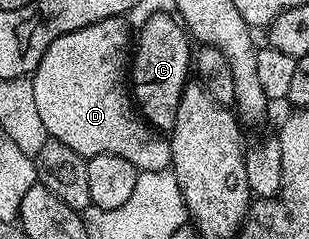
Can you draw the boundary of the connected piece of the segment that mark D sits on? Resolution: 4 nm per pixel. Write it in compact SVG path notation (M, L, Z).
M124 16L102 18L102 22L82 26L50 42L36 71L30 76L38 114L49 137L70 146L74 154L85 158L98 154L118 154L118 158L126 158L140 172L169 170L172 167L172 141L140 115L130 91L130 49L134 44L134 32L128 29L126 21Z

